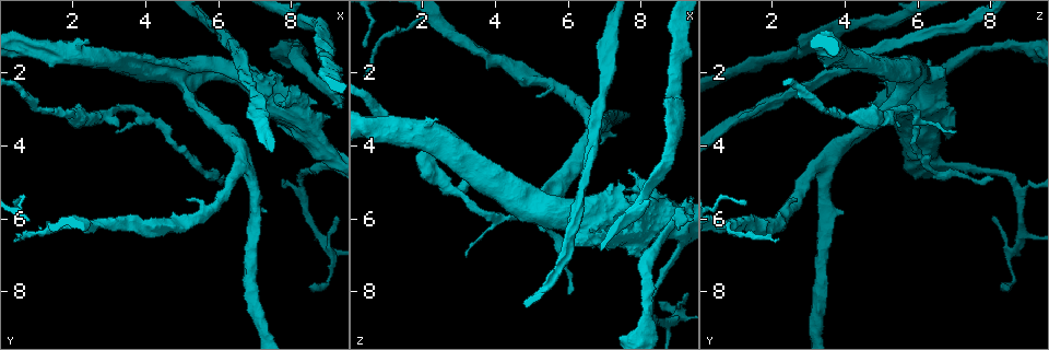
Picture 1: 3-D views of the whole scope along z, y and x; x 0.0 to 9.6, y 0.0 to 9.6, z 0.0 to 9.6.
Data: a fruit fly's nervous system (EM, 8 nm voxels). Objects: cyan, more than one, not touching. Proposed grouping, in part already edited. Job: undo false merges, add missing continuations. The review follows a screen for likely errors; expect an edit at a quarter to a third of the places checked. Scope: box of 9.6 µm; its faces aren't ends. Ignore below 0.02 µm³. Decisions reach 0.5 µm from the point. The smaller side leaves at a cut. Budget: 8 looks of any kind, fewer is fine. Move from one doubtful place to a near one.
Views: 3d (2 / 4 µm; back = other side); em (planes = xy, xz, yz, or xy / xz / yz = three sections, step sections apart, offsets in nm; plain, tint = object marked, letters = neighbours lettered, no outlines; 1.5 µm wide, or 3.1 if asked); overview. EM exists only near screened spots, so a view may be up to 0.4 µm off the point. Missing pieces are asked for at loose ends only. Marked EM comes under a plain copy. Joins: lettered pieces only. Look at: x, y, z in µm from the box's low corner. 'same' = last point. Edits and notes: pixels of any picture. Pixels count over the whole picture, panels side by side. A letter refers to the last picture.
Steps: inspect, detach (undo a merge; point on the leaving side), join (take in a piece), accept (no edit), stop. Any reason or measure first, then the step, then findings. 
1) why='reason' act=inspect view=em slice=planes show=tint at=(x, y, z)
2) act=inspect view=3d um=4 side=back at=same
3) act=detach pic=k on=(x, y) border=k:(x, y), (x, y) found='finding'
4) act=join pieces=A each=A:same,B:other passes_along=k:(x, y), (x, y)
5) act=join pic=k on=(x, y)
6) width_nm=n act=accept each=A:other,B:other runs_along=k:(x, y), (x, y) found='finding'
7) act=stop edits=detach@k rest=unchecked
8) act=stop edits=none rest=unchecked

why='abrupt turn' act=inspect view=em slice=yz step=4 show=tint at=(8.90, 2.45, 6.00)

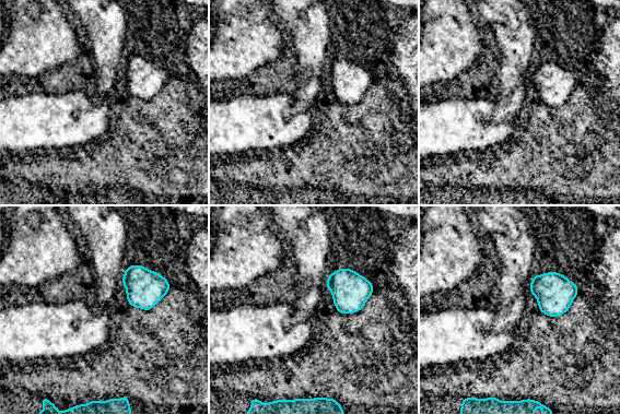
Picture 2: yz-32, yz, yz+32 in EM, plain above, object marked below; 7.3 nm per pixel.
why='cut it another way' act=inspect view=em slice=xy step=4 show=tint at=same

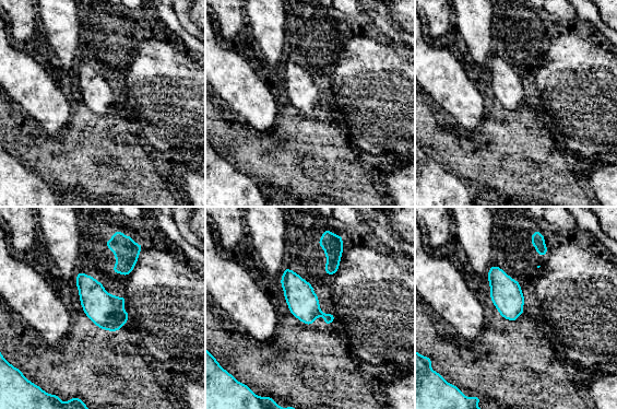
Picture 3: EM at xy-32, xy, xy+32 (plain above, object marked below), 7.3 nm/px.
act=inspect view=em slice=xy step=4 show=letters at=same

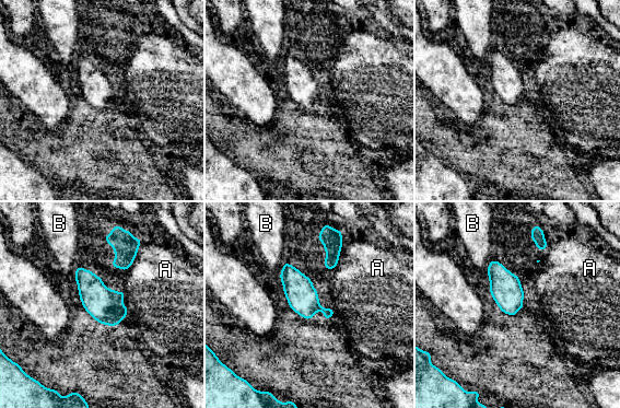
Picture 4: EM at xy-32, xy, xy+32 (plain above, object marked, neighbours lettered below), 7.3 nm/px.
act=accept each=A:other,B:other border=4:(285, 261), (279, 274) found='all the same neuron'

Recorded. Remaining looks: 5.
act=inspect view=em slice=planes show=letters at=(3.25, 3.60, 7.00)

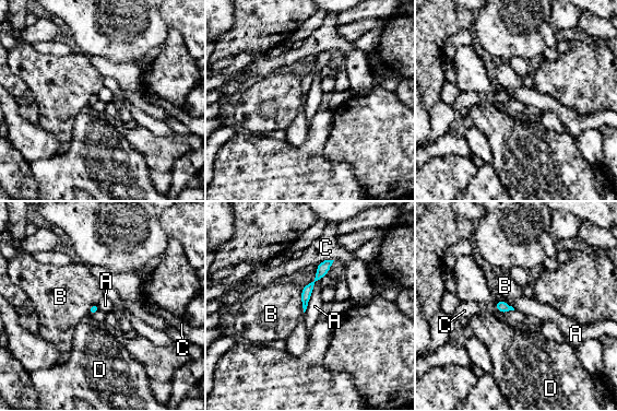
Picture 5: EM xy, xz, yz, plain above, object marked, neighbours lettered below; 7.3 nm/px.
longest_contact=A:280nm act=accept each=A:other,B:other,C:other,D:other runs_along=5:(329, 262), (307, 290), (305, 303) found='no lettered piece goes on from it'

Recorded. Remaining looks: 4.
why='an open end' act=inspect view=3d um=4 at=(3.30, 3.45, 4.90)

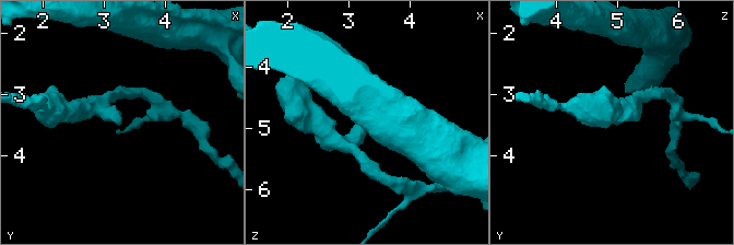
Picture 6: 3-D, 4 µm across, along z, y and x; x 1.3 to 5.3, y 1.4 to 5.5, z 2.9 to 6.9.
act=inspect view=em slice=planes show=letters at=(3.25, 3.40, 4.90)

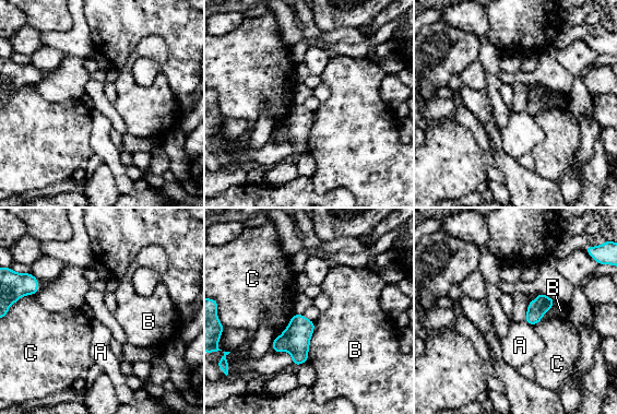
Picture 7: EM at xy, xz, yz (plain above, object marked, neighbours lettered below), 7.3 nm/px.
longest_contact=B:300nm act=accept each=A:other,B:other,C:other border=7:(524, 320), (532, 326) found='no lettered piece goes on from it'

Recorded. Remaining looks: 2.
why='free end' act=inspect view=em slice=planes show=tint at=(8.10, 3.80, 6.75)

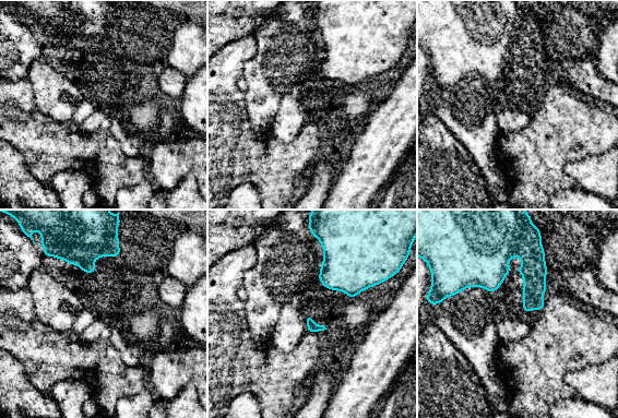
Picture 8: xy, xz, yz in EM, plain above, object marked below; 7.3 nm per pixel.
why='what lies round it' act=inspect view=em slice=planes show=letters at=same

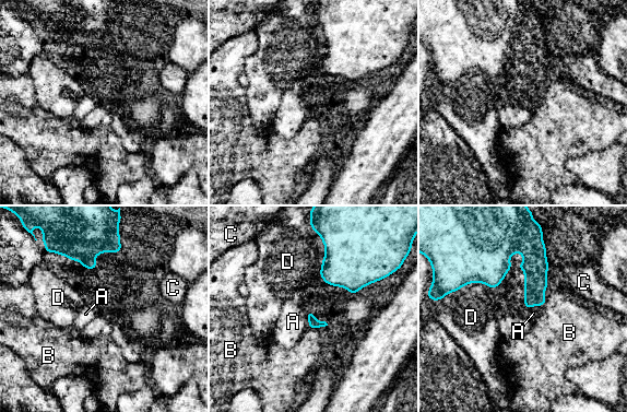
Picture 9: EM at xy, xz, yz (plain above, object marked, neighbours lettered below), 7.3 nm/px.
act=accept each=A:other,B:other,C:other,D:other runs_along=9:(542, 248), (510, 249), (466, 280) found='none of them fits'

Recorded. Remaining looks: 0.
act=stop edits=none rest=unchecked

